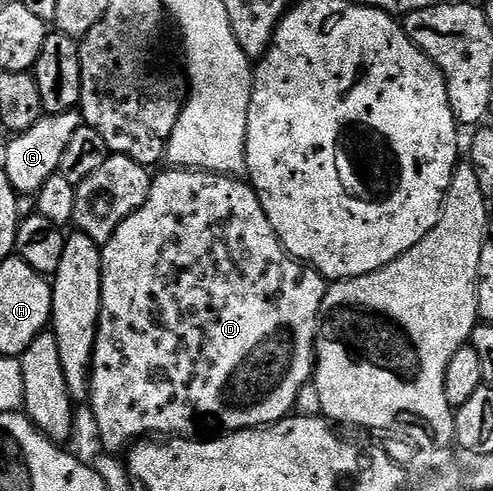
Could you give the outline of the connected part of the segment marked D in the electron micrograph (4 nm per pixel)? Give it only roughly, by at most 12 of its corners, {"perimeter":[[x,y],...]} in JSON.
{"perimeter":[[176,168],[102,245],[103,451],[293,415],[329,281]]}

